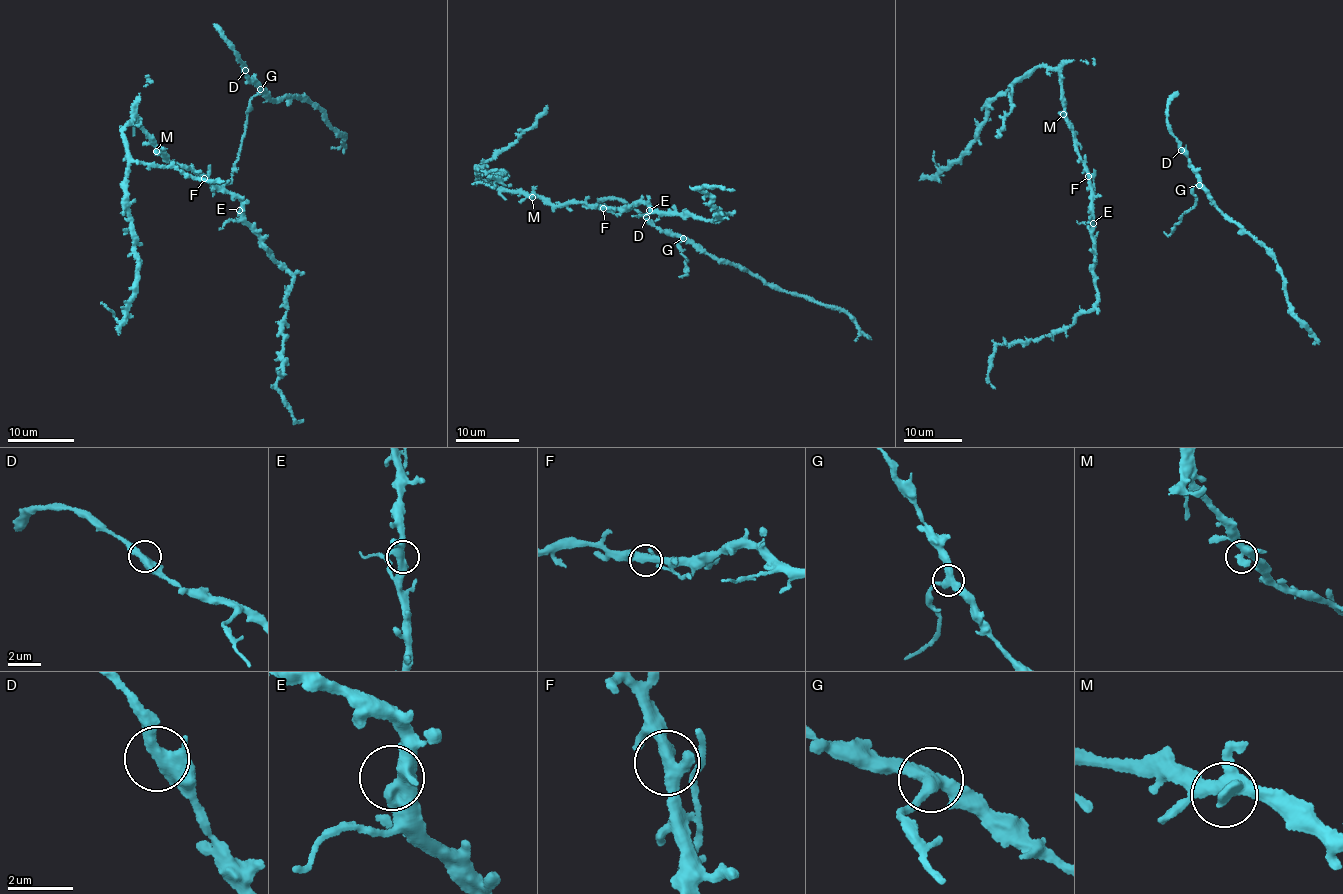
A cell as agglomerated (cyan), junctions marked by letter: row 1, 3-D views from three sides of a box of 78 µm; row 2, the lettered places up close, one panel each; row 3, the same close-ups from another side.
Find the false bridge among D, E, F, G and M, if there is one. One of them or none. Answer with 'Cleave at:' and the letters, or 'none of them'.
Cleave at: G

